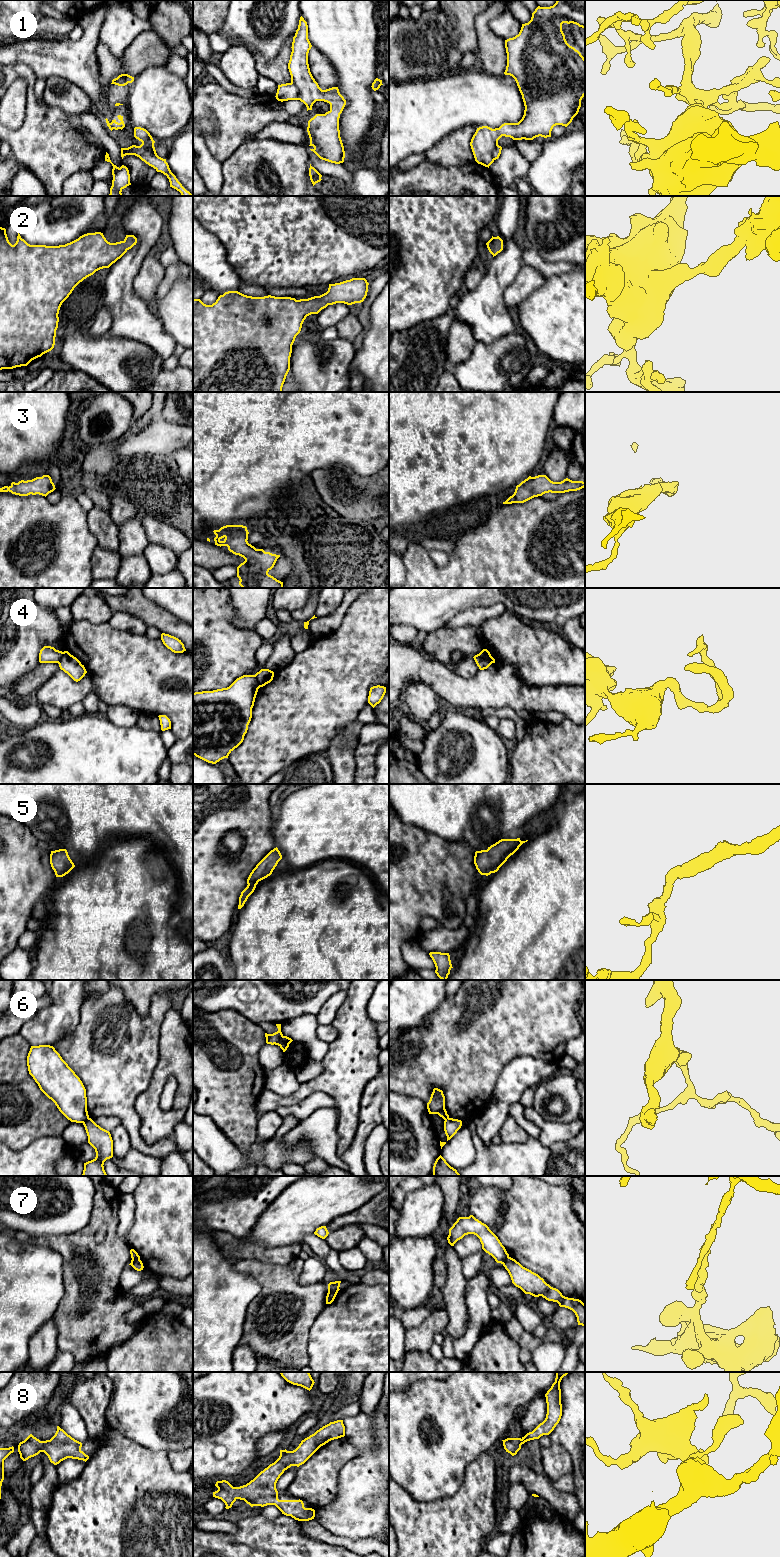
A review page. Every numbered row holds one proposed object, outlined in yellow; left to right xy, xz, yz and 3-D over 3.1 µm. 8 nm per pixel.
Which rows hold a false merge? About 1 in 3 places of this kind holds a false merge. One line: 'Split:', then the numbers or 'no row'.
Split: 4, 6, 7

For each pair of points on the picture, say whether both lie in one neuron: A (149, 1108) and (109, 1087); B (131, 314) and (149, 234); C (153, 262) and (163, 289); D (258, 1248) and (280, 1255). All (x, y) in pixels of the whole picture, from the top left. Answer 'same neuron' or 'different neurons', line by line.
A: different neurons
B: same neuron
C: different neurons
D: same neuron

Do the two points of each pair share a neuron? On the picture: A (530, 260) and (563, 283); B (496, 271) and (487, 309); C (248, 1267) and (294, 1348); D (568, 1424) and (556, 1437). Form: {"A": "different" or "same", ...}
{"A": "different", "B": "same", "C": "same", "D": "same"}

